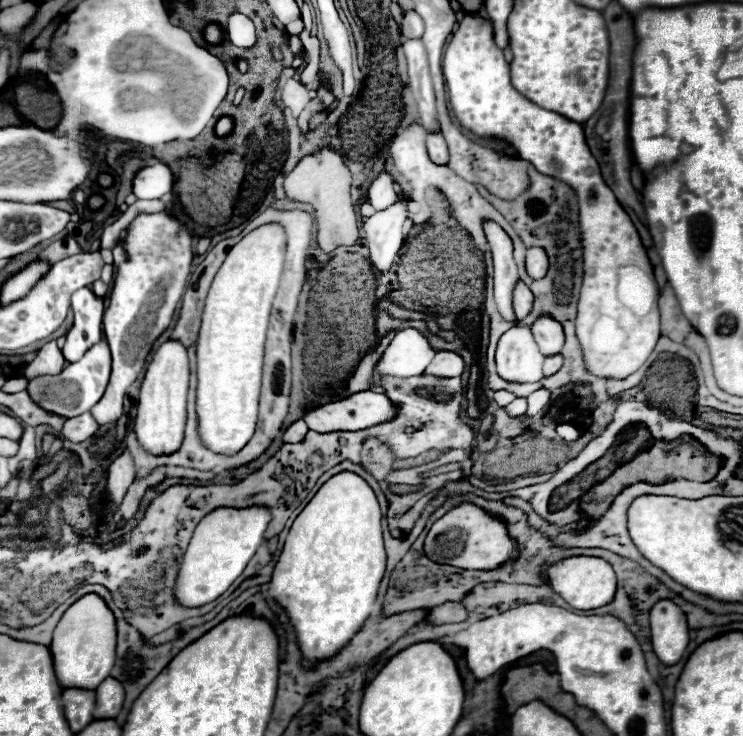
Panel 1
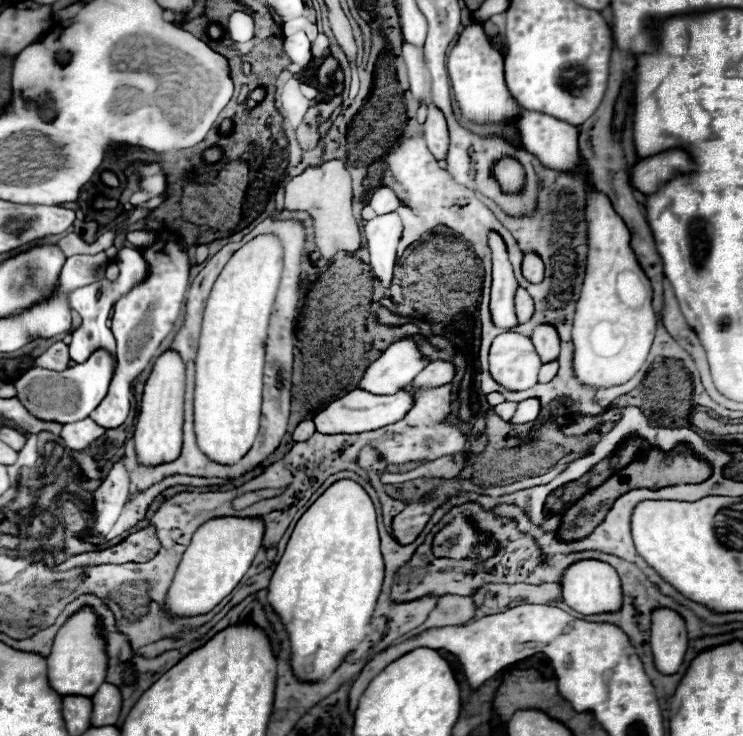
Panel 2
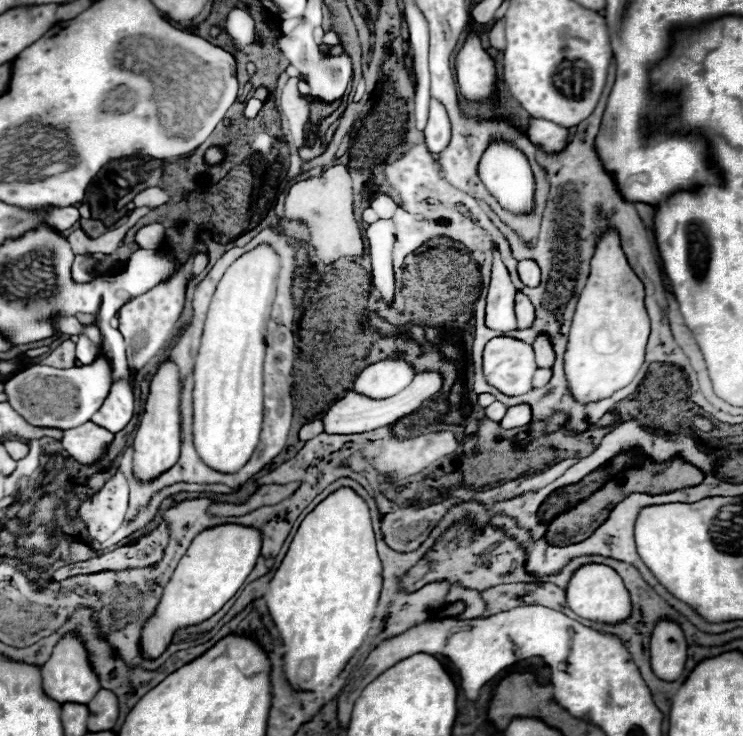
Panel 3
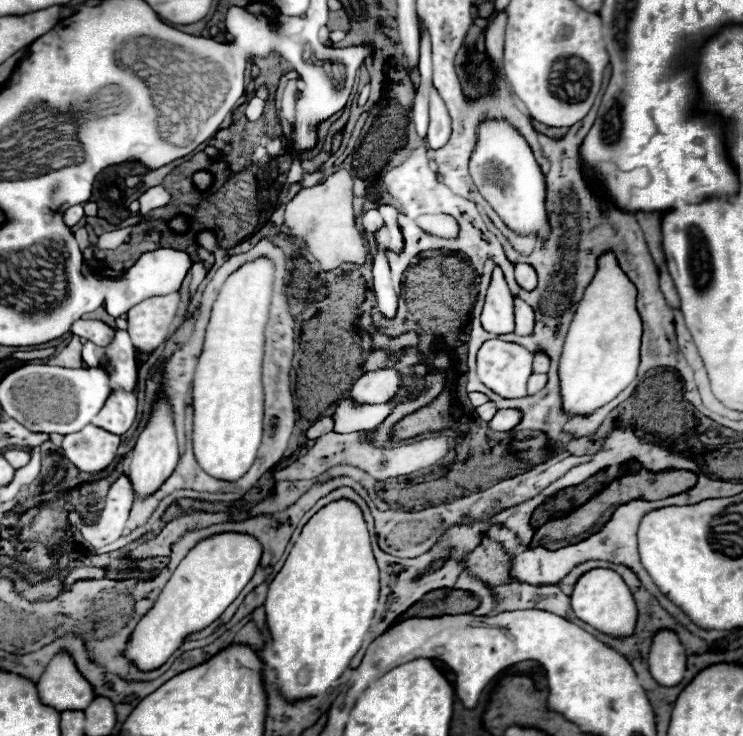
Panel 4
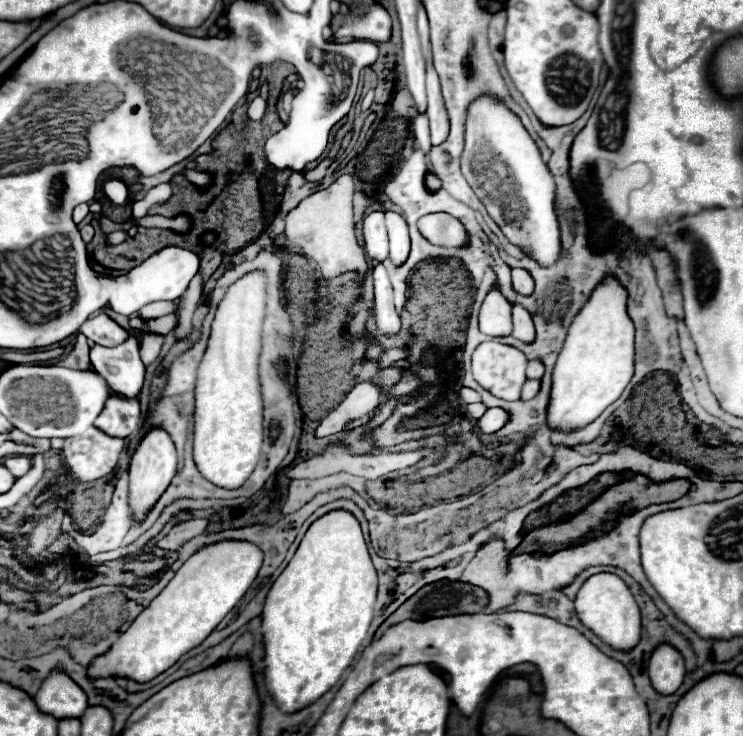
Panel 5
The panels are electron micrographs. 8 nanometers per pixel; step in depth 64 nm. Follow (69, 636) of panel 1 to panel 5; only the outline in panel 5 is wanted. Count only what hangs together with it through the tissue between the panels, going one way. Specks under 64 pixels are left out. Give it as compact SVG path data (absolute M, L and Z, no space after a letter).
M62 670L48 674L34 700L42 712L52 714L58 720L70 716L78 718L88 708L86 692Z

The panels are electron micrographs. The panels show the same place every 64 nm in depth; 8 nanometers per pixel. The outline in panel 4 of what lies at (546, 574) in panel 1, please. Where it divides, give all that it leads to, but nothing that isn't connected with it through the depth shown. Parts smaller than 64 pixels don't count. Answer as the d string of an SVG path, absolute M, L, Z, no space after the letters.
M594 568L594 570L588 570L586 574L582 574L582 578L578 578L578 582L570 594L570 604L572 604L572 612L580 620L588 622L590 626L594 626L596 630L600 630L604 634L628 636L634 630L638 610L632 600L632 594L626 588L624 580L608 568Z

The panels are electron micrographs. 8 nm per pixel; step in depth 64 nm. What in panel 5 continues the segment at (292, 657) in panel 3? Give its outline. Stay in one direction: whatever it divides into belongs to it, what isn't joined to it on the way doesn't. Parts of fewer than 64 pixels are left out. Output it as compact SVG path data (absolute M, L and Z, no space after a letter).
M330 510L328 514L320 516L318 520L314 520L310 524L310 528L306 530L304 538L300 540L298 550L294 552L292 560L288 562L288 566L282 570L282 574L274 580L268 596L266 596L266 604L262 610L262 630L264 630L264 642L266 642L266 658L264 658L264 666L266 666L266 686L270 690L270 694L274 696L276 704L286 710L286 712L296 712L306 708L308 704L312 704L314 700L318 700L322 694L326 694L342 676L342 672L352 664L354 654L358 652L358 648L362 646L362 640L368 634L368 628L372 624L372 616L374 616L374 604L376 604L376 592L378 592L378 576L376 576L376 568L372 564L370 552L368 552L368 544L366 538L362 534L360 522L348 512L348 510Z

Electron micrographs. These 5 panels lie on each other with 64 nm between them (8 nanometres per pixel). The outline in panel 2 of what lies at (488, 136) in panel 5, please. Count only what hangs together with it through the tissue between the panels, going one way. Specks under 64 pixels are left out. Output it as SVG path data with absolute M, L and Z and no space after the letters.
M506 160L496 166L496 178L502 182L504 188L512 192L516 192L522 186L522 176L524 176L522 166L516 160Z

